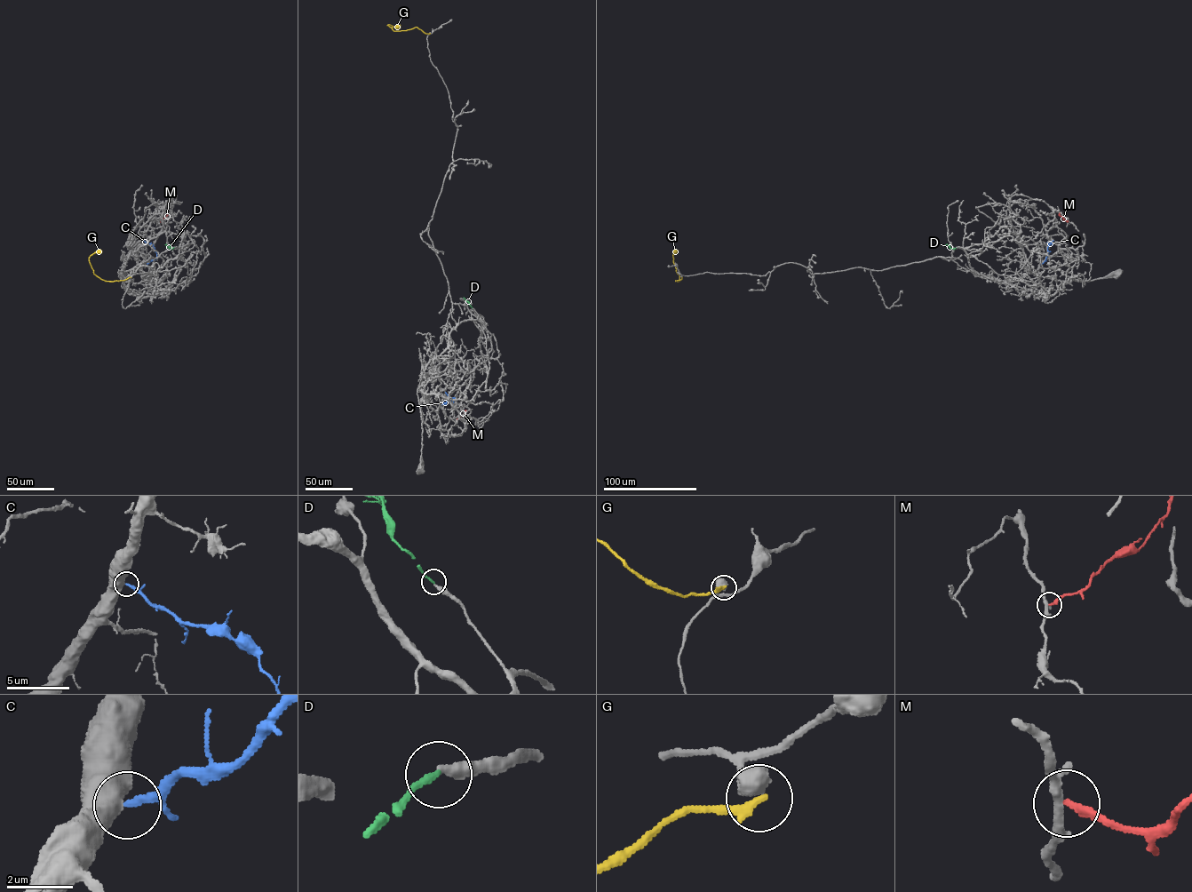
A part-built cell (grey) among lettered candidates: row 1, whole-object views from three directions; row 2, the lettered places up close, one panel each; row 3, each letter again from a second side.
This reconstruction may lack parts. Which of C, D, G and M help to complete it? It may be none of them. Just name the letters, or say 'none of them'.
C, D

